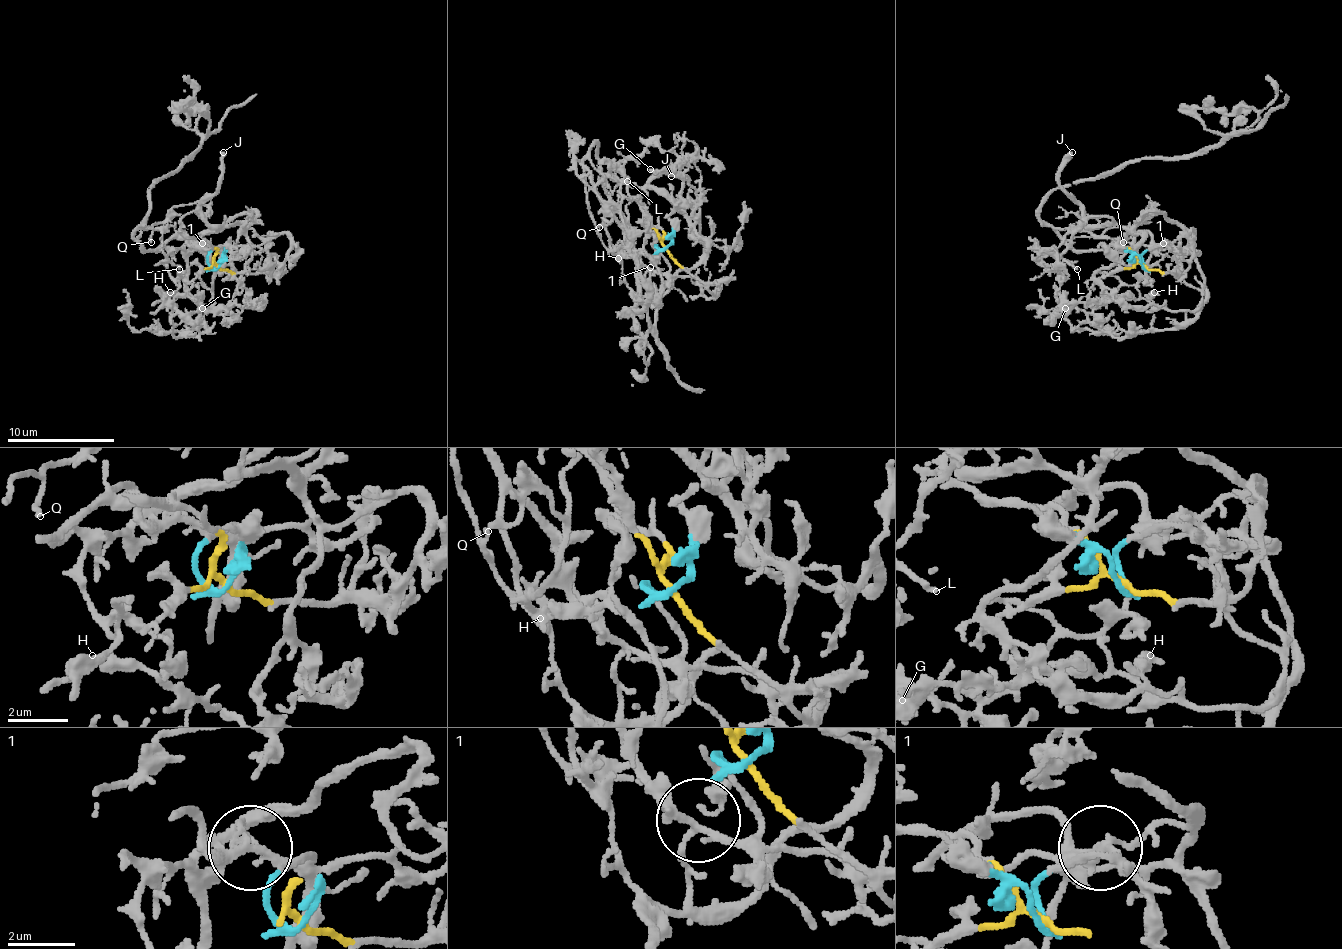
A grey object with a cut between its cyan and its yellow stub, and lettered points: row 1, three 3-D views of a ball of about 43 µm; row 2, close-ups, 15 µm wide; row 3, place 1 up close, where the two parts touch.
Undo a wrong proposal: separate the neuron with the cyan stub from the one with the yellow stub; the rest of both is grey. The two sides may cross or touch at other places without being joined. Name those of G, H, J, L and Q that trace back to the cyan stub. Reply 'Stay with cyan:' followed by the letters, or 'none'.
Stay with cyan: H, L, Q

